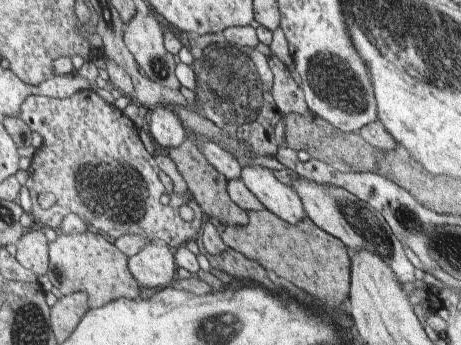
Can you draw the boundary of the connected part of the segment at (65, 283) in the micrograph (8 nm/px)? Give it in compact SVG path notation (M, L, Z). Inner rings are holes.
M74 232L59 233L56 240L49 242L49 266L47 275L54 288L58 288L63 295L68 296L74 292L84 291L89 297L89 308L102 308L105 304L118 300L119 298L138 299L140 294L140 285L132 276L128 268L128 257L114 246L114 243L108 242L104 236L98 232Z

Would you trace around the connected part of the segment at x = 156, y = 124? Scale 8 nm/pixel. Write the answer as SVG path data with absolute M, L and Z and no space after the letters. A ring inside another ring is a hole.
M160 105L152 109L149 134L158 146L162 148L176 148L184 142L185 132L179 116L166 105Z

